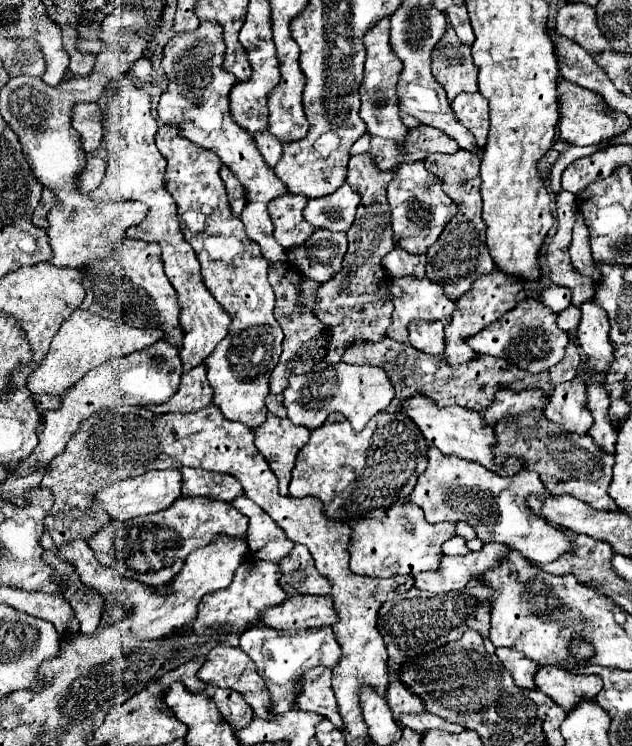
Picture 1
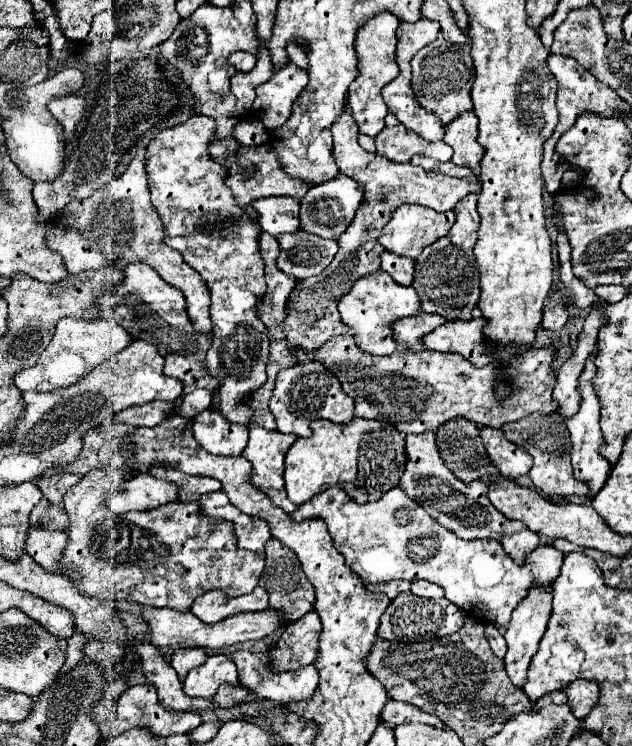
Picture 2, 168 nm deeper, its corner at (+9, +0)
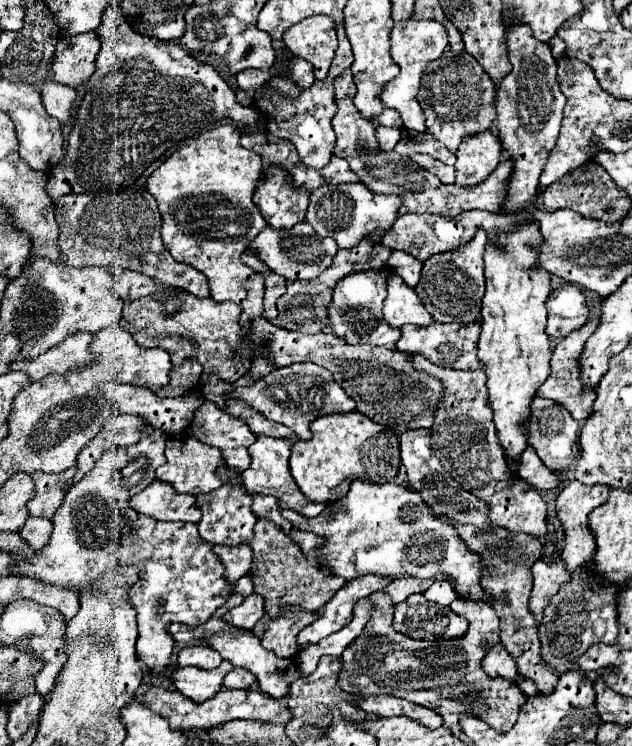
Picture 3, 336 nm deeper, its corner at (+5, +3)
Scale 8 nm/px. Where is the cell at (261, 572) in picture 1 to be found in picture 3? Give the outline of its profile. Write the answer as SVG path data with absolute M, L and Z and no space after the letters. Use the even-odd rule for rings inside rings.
M252 593L250 597L244 599L244 603L240 607L230 609L224 615L224 621L228 621L234 627L240 629L252 629L264 615L264 599L256 593Z

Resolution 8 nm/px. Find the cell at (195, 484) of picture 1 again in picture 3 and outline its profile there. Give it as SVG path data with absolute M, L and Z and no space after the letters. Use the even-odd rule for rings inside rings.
M172 435L166 441L166 463L156 469L156 479L172 485L178 493L190 493L190 495L200 495L200 493L210 493L218 489L224 481L220 481L216 469L224 465L224 457L220 449L204 445L193 437L186 435Z

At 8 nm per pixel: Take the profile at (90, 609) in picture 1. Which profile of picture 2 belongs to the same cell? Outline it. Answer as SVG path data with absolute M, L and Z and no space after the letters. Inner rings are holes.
M75 631L73 635L67 639L66 660L57 677L69 672L83 658L82 647L84 644L84 635Z

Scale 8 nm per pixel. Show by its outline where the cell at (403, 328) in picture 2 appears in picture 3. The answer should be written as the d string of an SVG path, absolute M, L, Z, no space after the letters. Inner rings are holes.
M396 273L388 277L388 297L384 299L384 319L392 327L412 325L430 325L434 319L424 309L420 297L412 287L408 287Z

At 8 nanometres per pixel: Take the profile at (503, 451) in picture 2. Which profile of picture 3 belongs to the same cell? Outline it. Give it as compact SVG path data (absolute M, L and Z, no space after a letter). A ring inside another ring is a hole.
M530 447L522 453L522 461L518 463L518 473L520 479L524 479L526 483L530 483L534 489L542 489L542 491L550 491L562 485L562 477L552 473L536 455L536 451L532 451Z

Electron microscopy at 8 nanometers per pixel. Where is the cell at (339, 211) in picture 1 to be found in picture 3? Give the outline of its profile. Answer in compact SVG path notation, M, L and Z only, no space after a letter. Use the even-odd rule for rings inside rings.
M340 183L340 185L322 185L312 191L310 205L306 213L306 221L314 227L320 237L336 239L340 249L350 249L364 241L364 237L372 237L372 241L382 243L382 237L388 229L392 229L398 219L400 197L398 195L378 195L372 193L364 183Z

